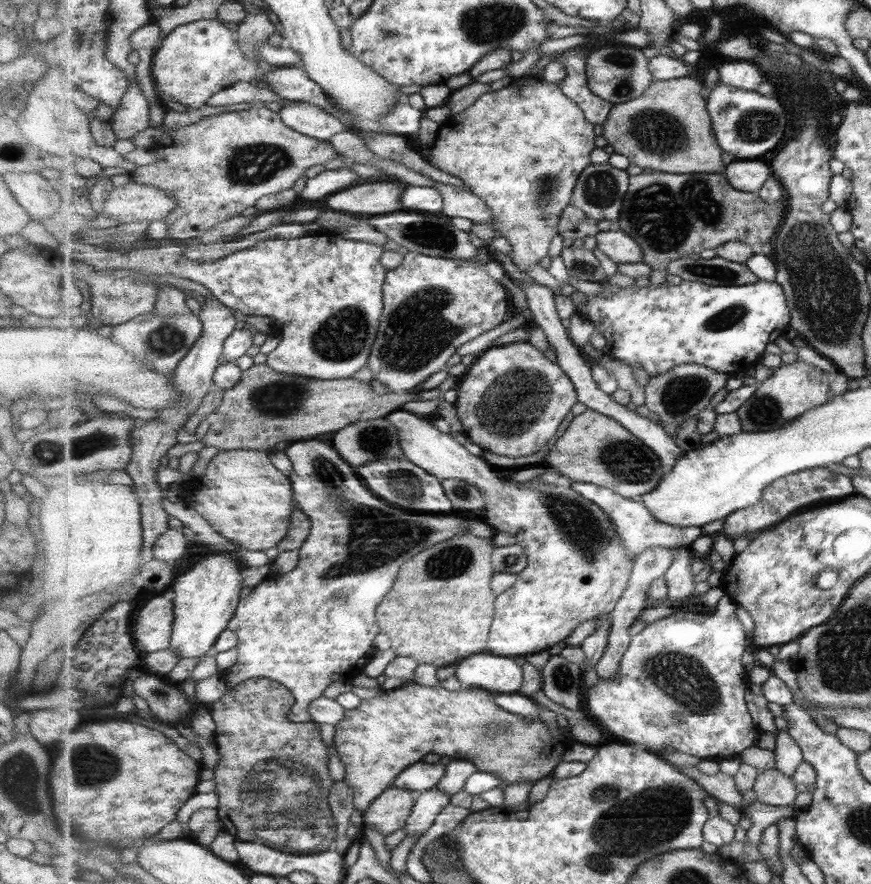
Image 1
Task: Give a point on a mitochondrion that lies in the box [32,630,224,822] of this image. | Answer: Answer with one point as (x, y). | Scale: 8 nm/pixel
(87, 760)

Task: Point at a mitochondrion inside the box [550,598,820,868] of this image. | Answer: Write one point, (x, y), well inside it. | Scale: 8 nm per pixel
(692, 689)

